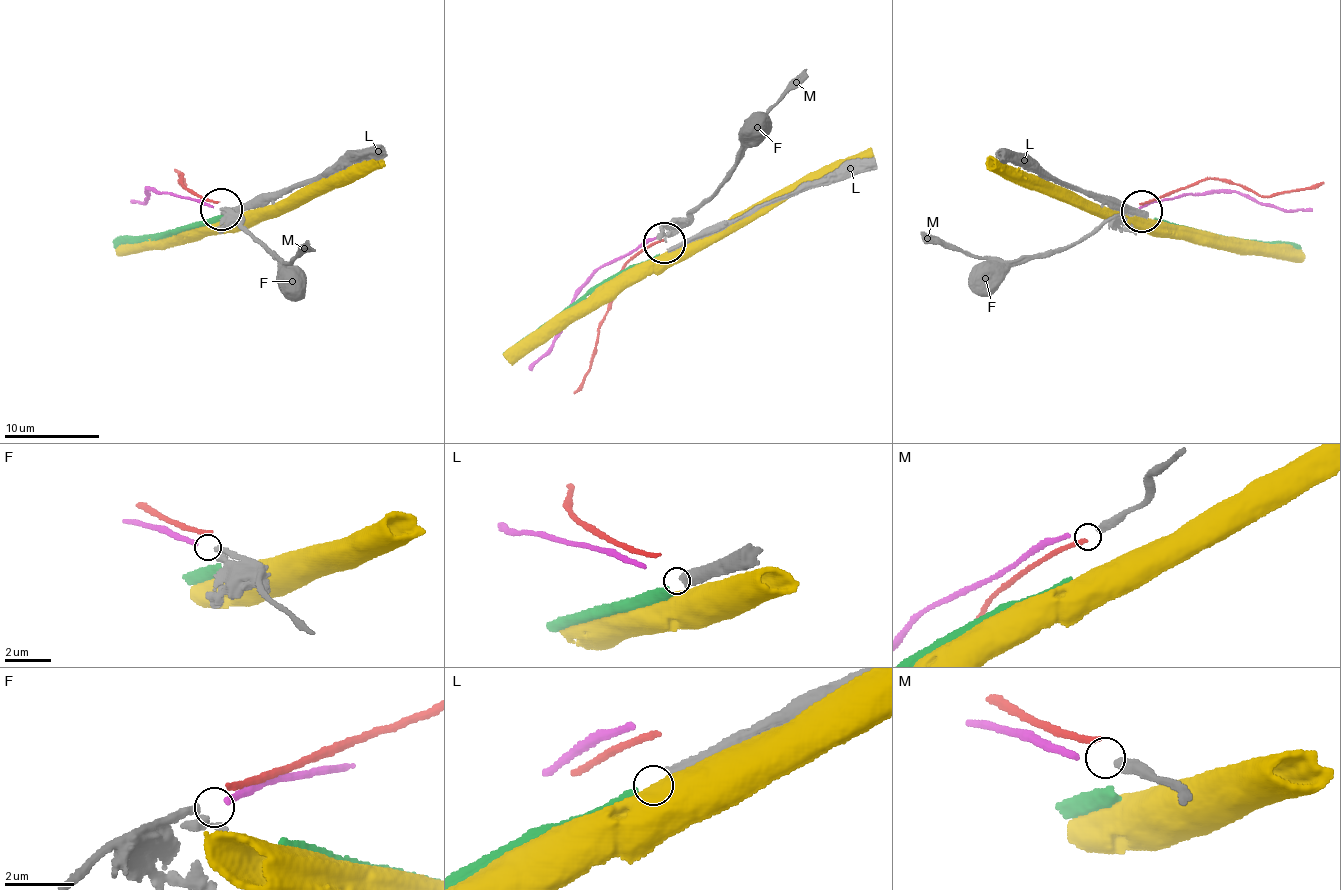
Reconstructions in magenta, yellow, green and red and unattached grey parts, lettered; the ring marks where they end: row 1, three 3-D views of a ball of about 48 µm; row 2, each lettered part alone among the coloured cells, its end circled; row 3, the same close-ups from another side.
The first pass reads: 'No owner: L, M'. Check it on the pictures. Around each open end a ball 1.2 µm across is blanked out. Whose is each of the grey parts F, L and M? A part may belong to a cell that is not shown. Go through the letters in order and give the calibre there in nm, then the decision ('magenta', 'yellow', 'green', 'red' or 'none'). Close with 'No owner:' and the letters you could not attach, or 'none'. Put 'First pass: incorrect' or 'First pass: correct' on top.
First pass: correct
F: calibre 360 nm; magenta
L: calibre 420 nm; none
M: calibre 280 nm; none
No owner: L, M

